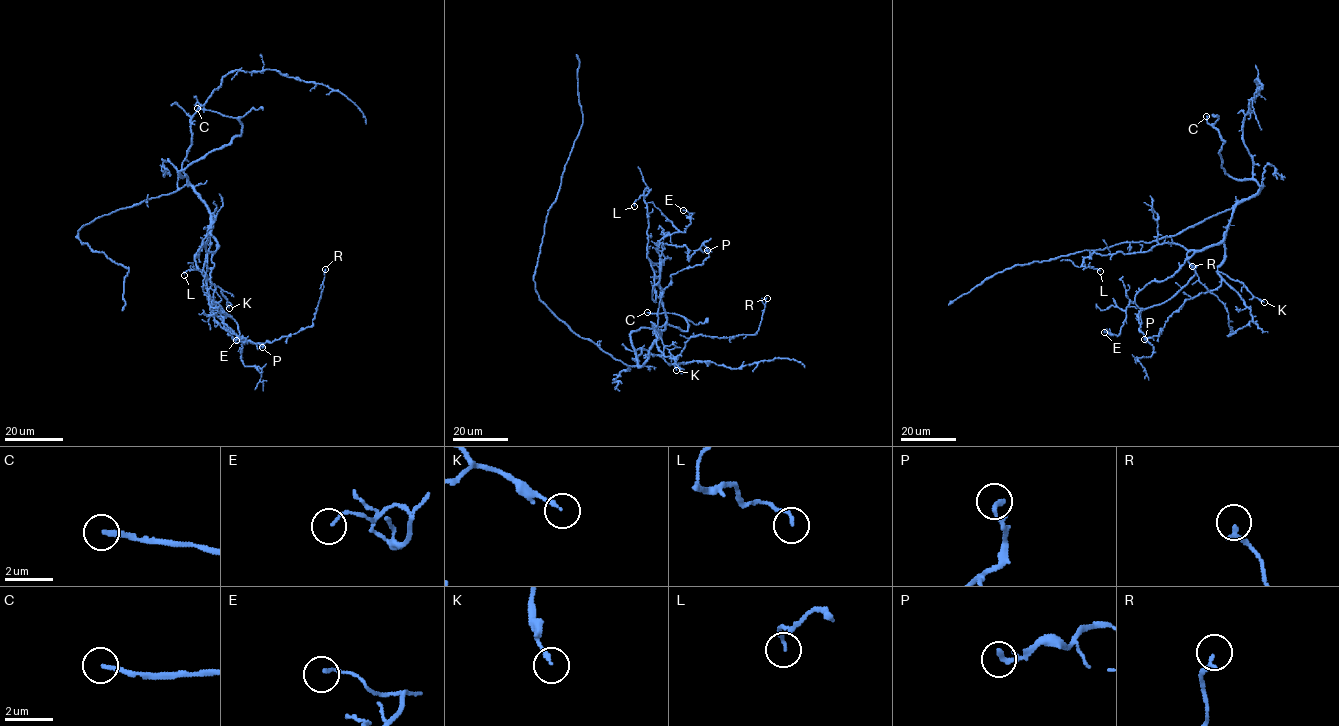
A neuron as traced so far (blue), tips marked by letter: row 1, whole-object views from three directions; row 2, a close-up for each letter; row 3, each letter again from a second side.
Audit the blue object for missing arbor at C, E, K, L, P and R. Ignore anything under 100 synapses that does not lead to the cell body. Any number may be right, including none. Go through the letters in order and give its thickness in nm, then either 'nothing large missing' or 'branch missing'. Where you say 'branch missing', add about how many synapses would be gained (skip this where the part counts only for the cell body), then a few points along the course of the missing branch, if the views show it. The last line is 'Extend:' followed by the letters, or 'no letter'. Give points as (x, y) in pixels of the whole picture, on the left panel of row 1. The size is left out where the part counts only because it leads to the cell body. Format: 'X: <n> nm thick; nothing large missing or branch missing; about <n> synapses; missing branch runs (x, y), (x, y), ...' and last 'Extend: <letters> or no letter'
C: 180 nm thick; branch missing; about 250 synapses
E: 100 nm thick; nothing large missing
K: 160 nm thick; nothing large missing
L: 110 nm thick; nothing large missing
P: 200 nm thick; nothing large missing
R: 160 nm thick; nothing large missing
Extend: C

